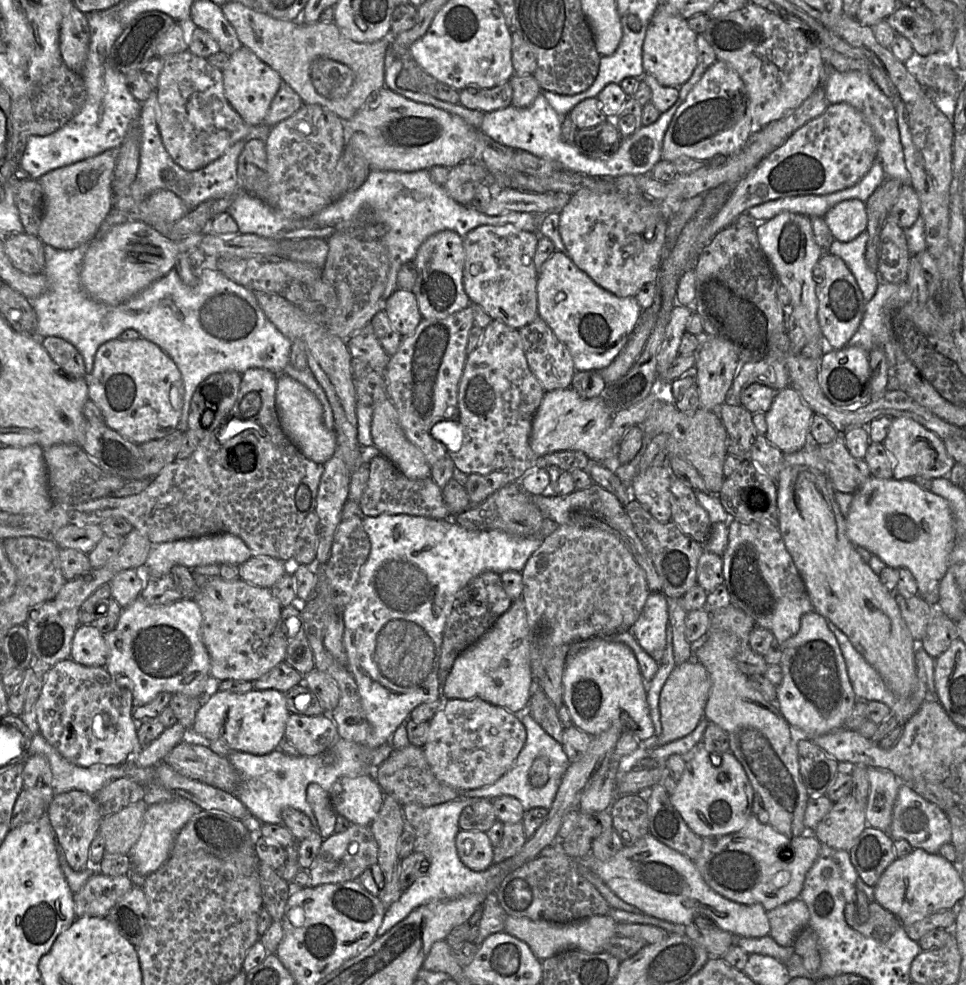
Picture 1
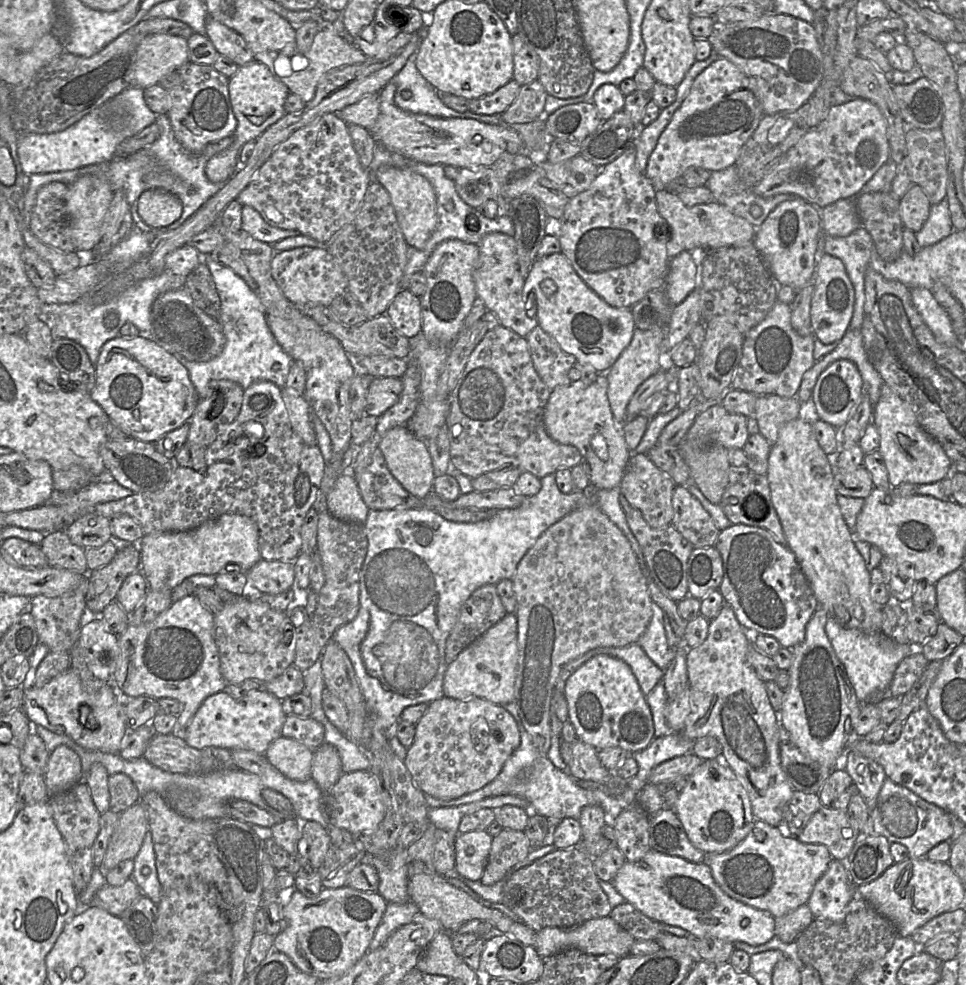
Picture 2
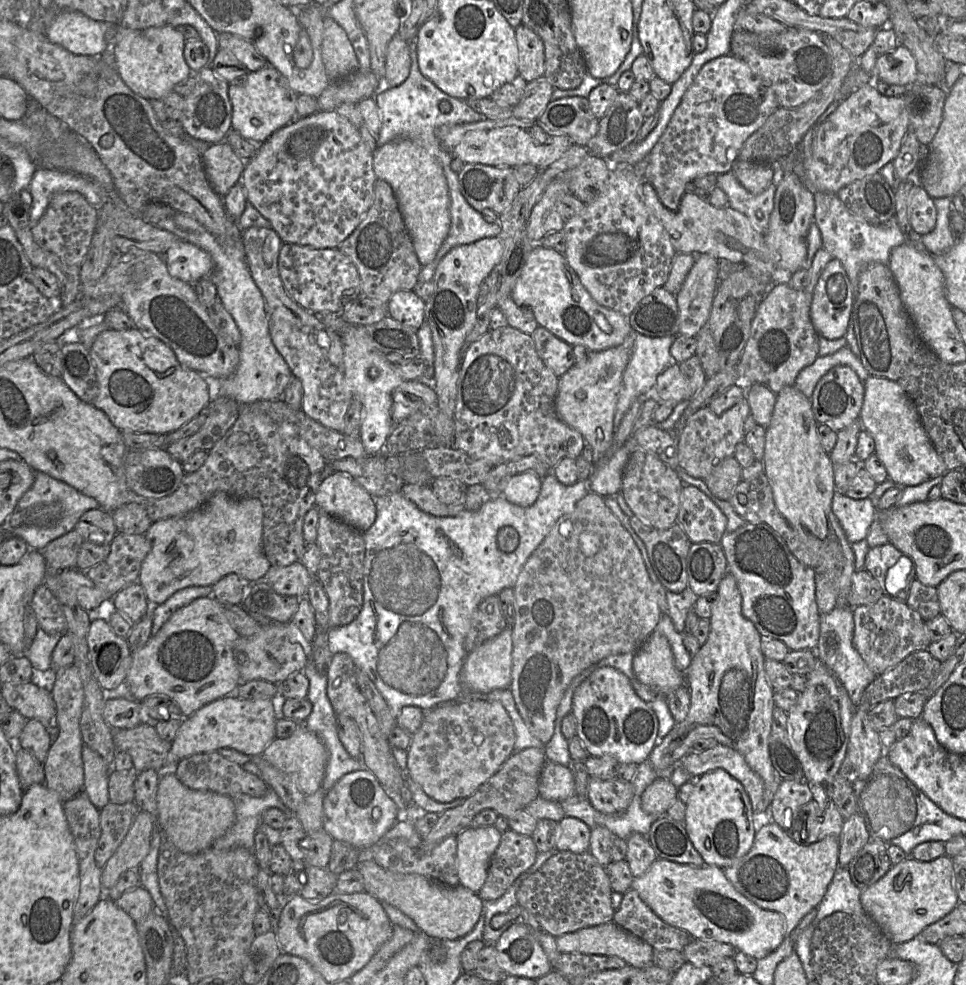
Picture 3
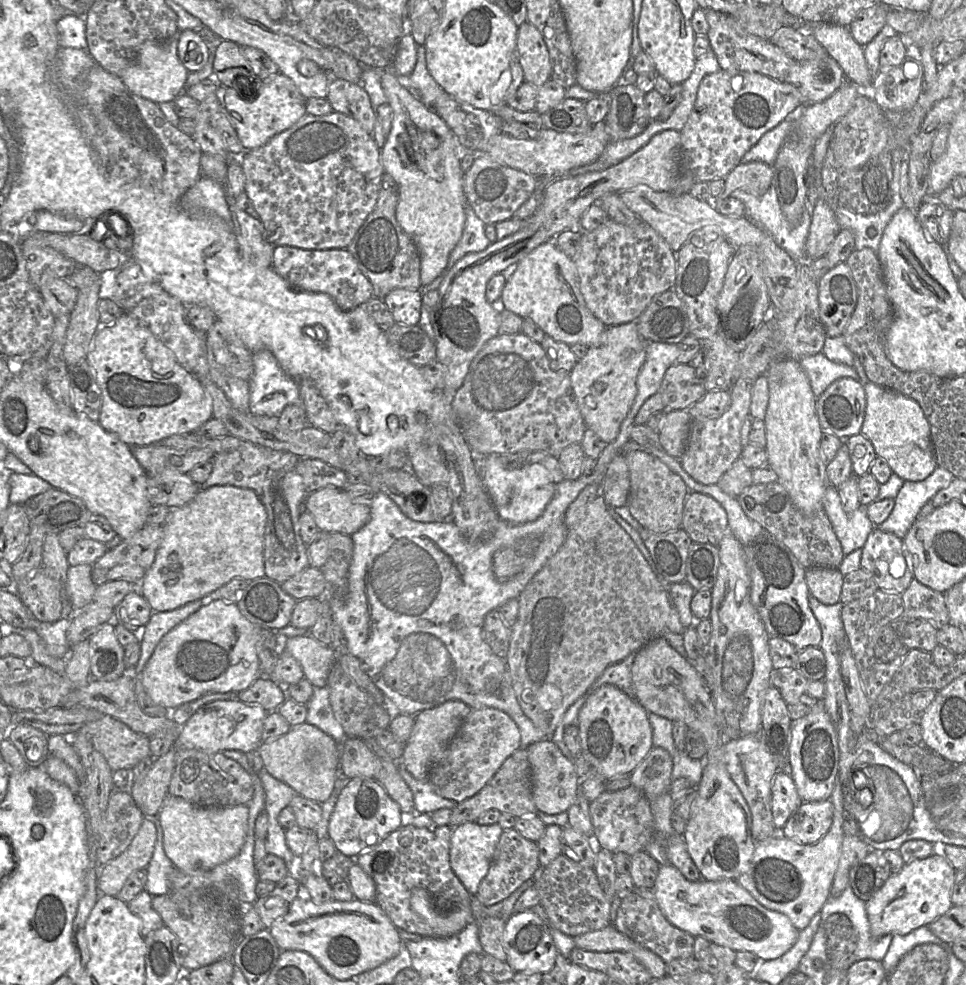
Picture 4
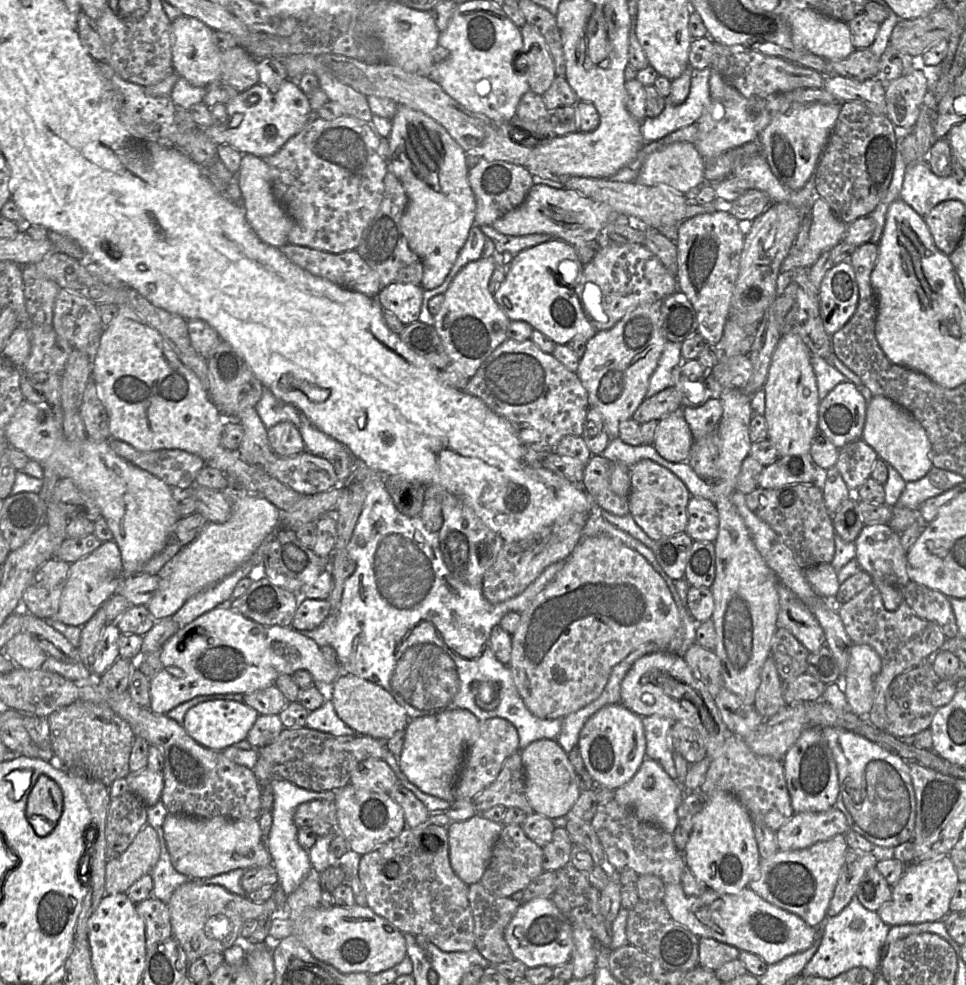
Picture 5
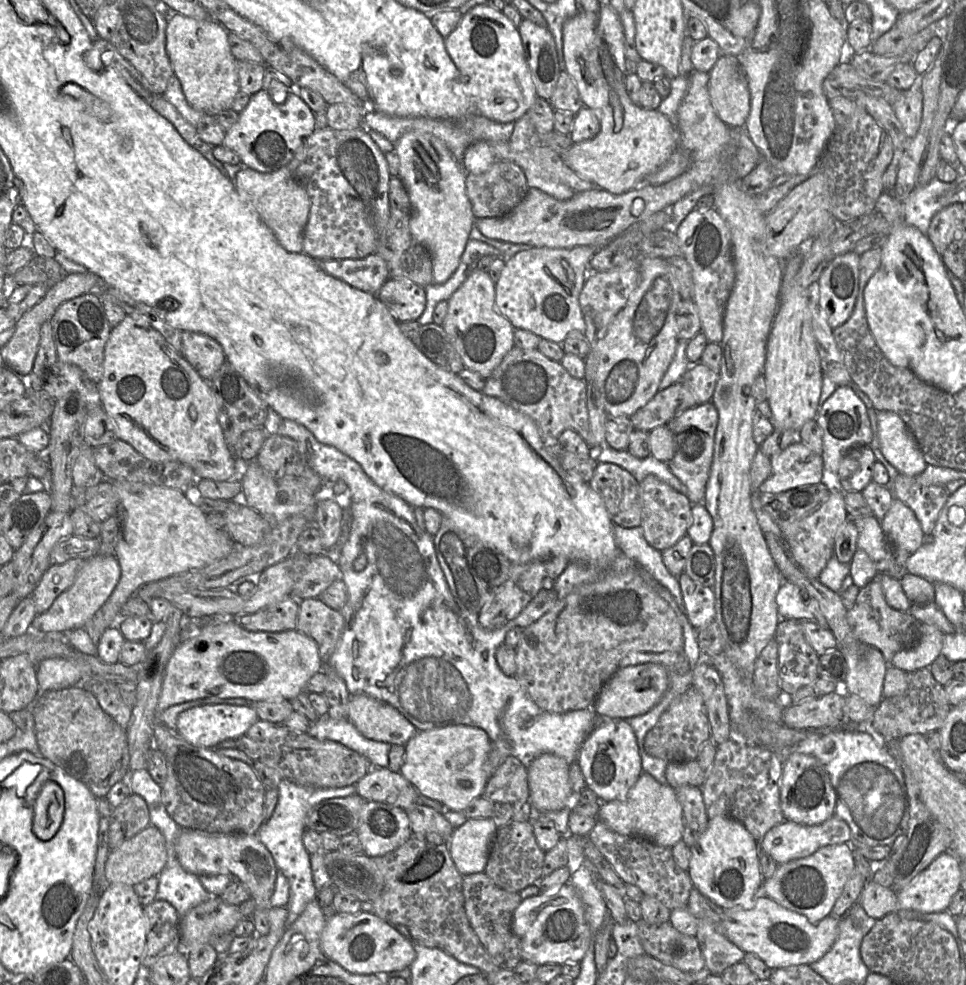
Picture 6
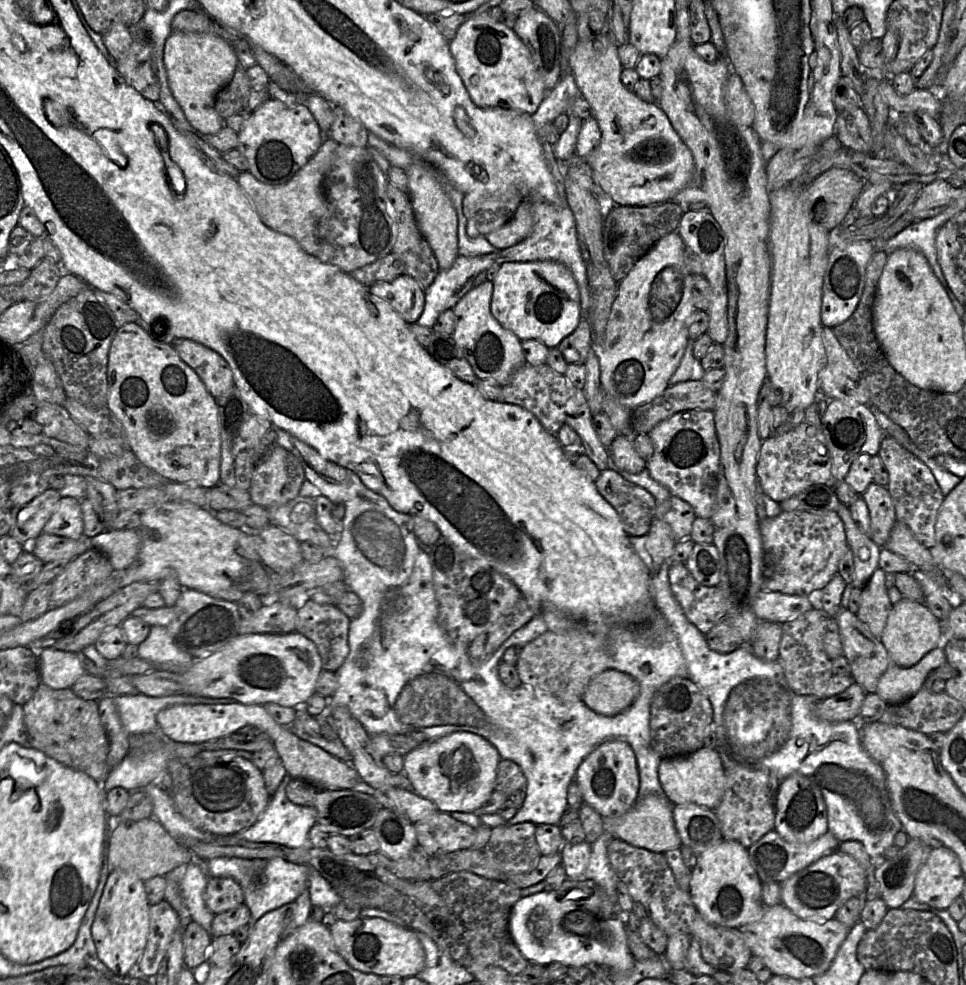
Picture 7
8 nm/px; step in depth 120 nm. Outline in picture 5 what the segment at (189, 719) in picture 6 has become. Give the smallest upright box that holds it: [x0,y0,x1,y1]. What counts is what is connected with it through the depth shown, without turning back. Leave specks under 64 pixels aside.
[183,700,259,751]

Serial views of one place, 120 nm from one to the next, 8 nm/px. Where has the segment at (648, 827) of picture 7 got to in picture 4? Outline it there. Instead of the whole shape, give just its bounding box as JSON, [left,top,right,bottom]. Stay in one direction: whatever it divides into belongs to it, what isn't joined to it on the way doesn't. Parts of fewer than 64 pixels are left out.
[629,747,673,801]

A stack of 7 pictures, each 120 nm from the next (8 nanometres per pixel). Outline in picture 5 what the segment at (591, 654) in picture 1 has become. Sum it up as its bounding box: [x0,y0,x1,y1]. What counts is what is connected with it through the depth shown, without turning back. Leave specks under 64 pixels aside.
[577,703,646,790]

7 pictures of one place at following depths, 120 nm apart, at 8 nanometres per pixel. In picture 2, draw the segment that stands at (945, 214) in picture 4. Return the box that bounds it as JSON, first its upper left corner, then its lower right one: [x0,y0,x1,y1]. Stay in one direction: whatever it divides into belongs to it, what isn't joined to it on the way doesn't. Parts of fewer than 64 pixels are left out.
[899,184,931,231]

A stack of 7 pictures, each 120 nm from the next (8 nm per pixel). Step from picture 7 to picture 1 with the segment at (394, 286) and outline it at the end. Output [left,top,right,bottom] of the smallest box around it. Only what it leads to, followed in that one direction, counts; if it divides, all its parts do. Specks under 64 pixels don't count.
[382,288,422,337]

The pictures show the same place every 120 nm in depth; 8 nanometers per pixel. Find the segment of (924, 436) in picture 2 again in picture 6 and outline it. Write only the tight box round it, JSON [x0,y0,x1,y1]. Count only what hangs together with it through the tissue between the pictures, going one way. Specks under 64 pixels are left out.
[877,411,927,476]

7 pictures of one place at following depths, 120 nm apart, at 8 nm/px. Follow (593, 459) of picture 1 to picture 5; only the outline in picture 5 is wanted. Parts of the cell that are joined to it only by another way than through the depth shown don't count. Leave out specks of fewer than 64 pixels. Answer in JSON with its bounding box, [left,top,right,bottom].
[575,301,667,441]

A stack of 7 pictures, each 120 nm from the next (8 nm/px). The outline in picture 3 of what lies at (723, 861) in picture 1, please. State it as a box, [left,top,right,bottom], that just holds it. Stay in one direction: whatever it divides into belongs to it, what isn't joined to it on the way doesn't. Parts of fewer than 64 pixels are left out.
[723,823,839,937]

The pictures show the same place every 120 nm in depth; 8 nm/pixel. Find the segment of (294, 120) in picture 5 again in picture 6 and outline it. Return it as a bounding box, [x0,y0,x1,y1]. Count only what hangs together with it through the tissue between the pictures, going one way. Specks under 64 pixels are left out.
[220,89,315,173]

